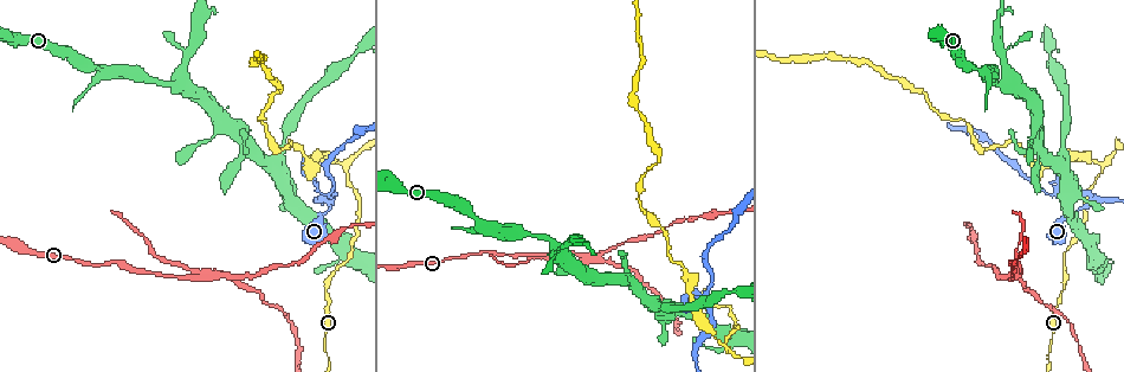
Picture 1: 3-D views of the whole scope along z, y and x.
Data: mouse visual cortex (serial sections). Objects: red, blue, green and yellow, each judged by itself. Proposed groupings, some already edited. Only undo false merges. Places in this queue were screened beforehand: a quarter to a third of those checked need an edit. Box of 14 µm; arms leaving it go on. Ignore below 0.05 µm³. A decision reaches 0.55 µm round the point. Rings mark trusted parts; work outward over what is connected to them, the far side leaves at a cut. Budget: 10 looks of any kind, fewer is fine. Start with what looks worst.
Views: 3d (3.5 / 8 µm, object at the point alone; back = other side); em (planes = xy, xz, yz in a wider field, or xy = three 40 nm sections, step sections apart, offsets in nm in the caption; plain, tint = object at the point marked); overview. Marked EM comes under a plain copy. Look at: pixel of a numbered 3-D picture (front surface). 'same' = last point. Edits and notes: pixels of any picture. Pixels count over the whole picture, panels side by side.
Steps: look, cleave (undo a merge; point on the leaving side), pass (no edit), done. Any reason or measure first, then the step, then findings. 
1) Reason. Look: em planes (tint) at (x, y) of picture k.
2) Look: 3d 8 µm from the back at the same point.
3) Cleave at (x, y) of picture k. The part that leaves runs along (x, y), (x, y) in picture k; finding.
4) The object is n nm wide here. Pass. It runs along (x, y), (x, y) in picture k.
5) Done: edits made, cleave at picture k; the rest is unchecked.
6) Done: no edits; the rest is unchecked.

Look: 3d 8 µm at (328, 195) of picture 1.

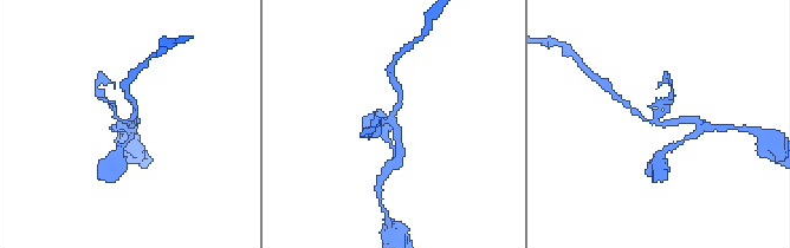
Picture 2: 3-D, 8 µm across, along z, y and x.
Closer look. Look: 3d 3.5 µm at (123, 121) of picture 2.

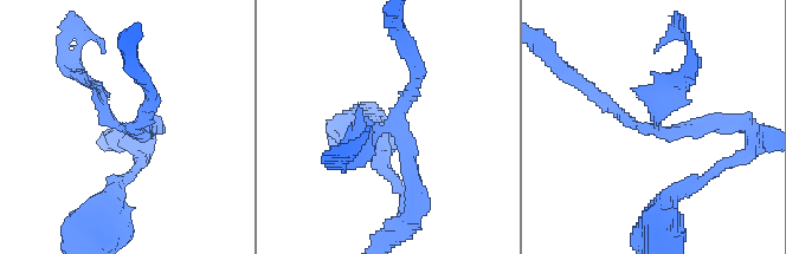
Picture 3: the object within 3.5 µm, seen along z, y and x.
Need the tissue. Look: em xy step 3 (tint) at (657, 128) of picture 3.

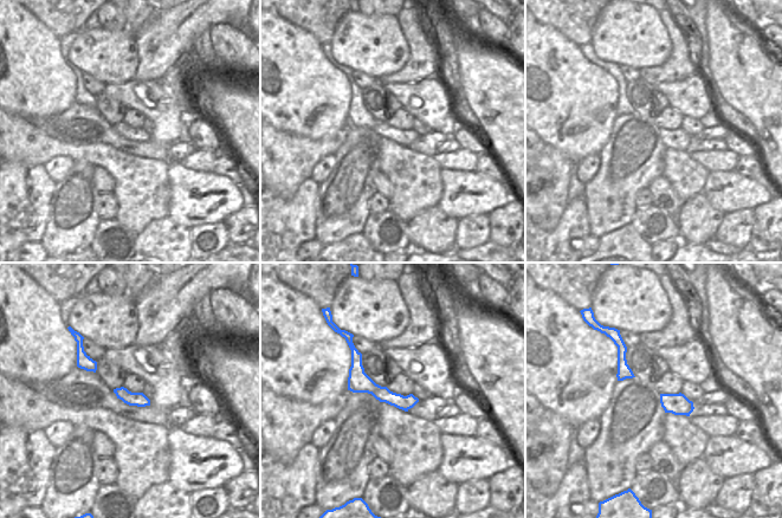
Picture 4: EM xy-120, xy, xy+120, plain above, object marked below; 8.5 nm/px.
The object is 140 nm wide here. Pass. It runs along (725, 122), (639, 129), (597, 96) in picture 3; one cell here.

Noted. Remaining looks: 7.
Two arms at a narrow angle. Look: 3d 8 µm at (218, 275) of picture 1.

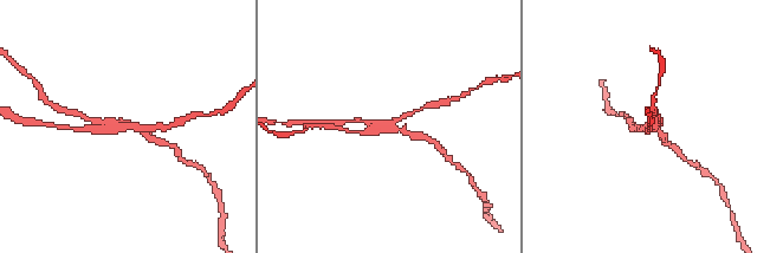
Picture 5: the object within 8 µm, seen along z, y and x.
Closer look. Look: 3d 3.5 µm at (121, 128) of picture 5.

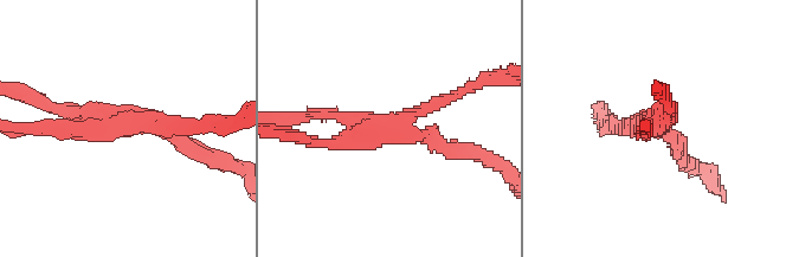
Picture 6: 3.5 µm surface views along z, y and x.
4 arms meet here; the arms are 150, 150, 200, 200 nm wide. Look: em xy step 2 (tint) at (395, 126) of picture 6.

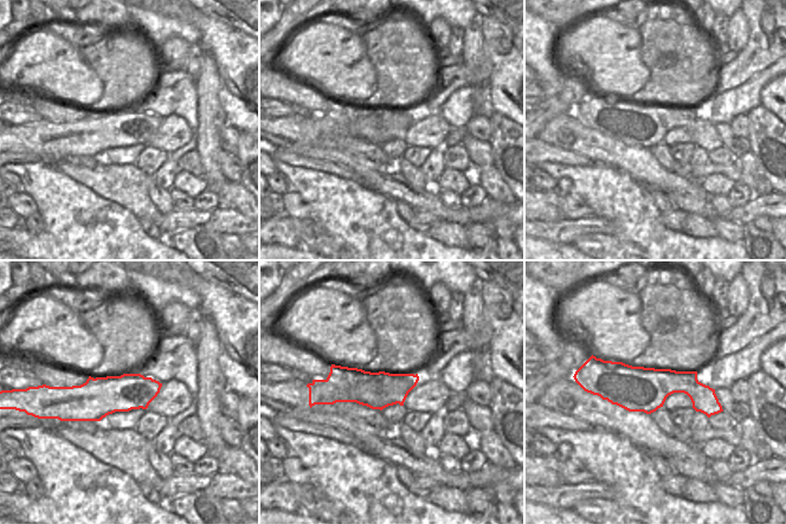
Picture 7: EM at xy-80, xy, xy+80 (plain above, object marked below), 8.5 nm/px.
Cleave at (44, 101) of picture 6. A second cell is stuck on.

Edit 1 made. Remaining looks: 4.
See it whole again. Look: overview.

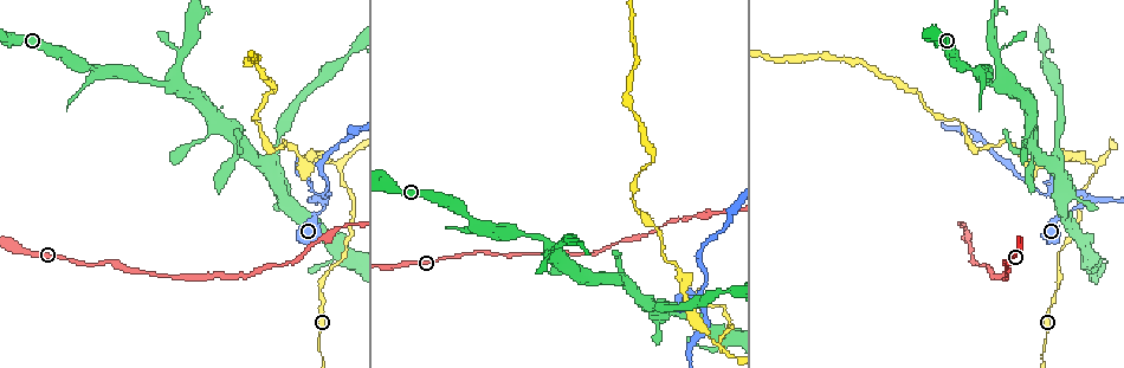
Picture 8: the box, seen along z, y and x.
Side arm on a straight run. Look: 3d 3.5 µm at (1053, 166) of picture 8.

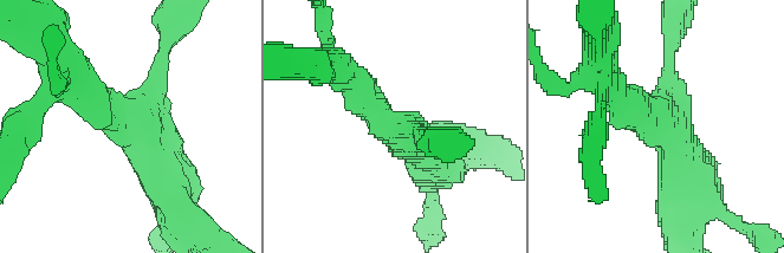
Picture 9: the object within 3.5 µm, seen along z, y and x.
3 arms meet here; the arms are 250, 400, 600 nm wide. Look: em xy step 5 (tint) at (393, 131) of picture 9.

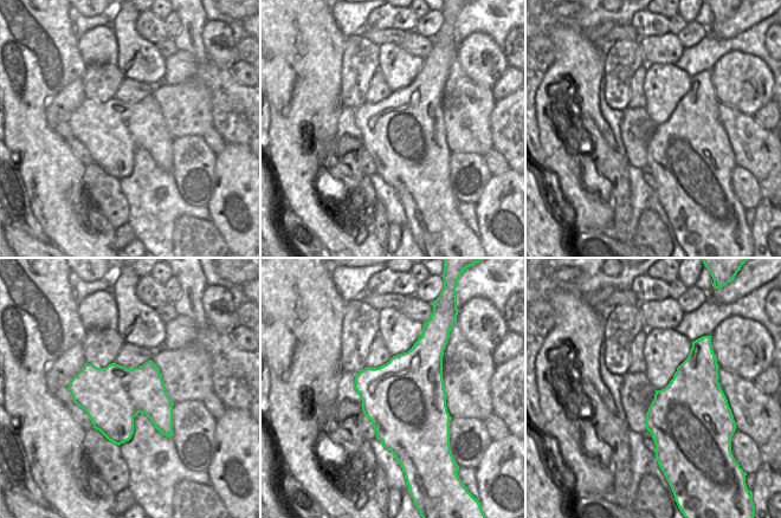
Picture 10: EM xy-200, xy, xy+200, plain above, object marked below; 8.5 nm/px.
Pass. It runs along (82, 91), (151, 146), (166, 186) in picture 9; all the same cell.

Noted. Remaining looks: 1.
Done: edits made, cleave at picture 6; the rest is unchecked.

